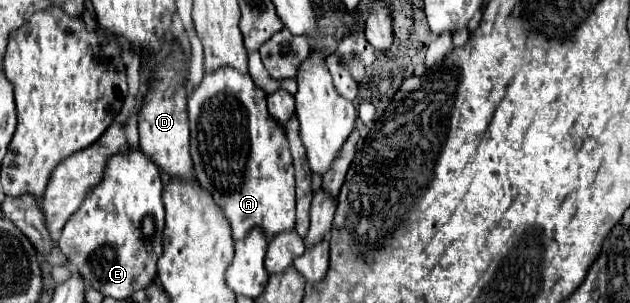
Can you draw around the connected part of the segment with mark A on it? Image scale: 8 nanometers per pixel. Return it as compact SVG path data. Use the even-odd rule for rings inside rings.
M233 68L205 74L203 82L193 90L187 102L191 124L191 158L195 180L207 190L231 224L233 240L243 240L253 228L261 228L265 236L289 232L295 228L295 180L293 162L285 132L271 124L265 104L265 92L255 86L251 76L243 76Z

